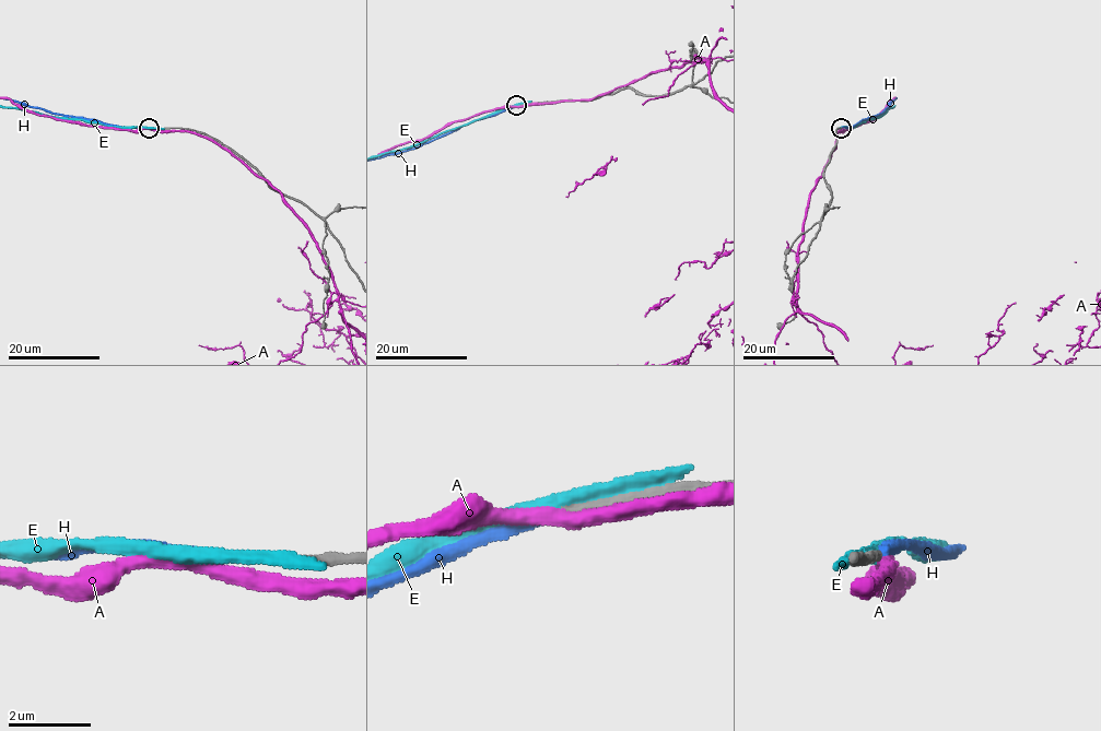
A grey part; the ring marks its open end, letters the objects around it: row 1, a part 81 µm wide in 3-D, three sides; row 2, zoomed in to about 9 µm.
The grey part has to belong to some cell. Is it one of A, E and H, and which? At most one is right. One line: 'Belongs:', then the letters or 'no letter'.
Belongs: H

